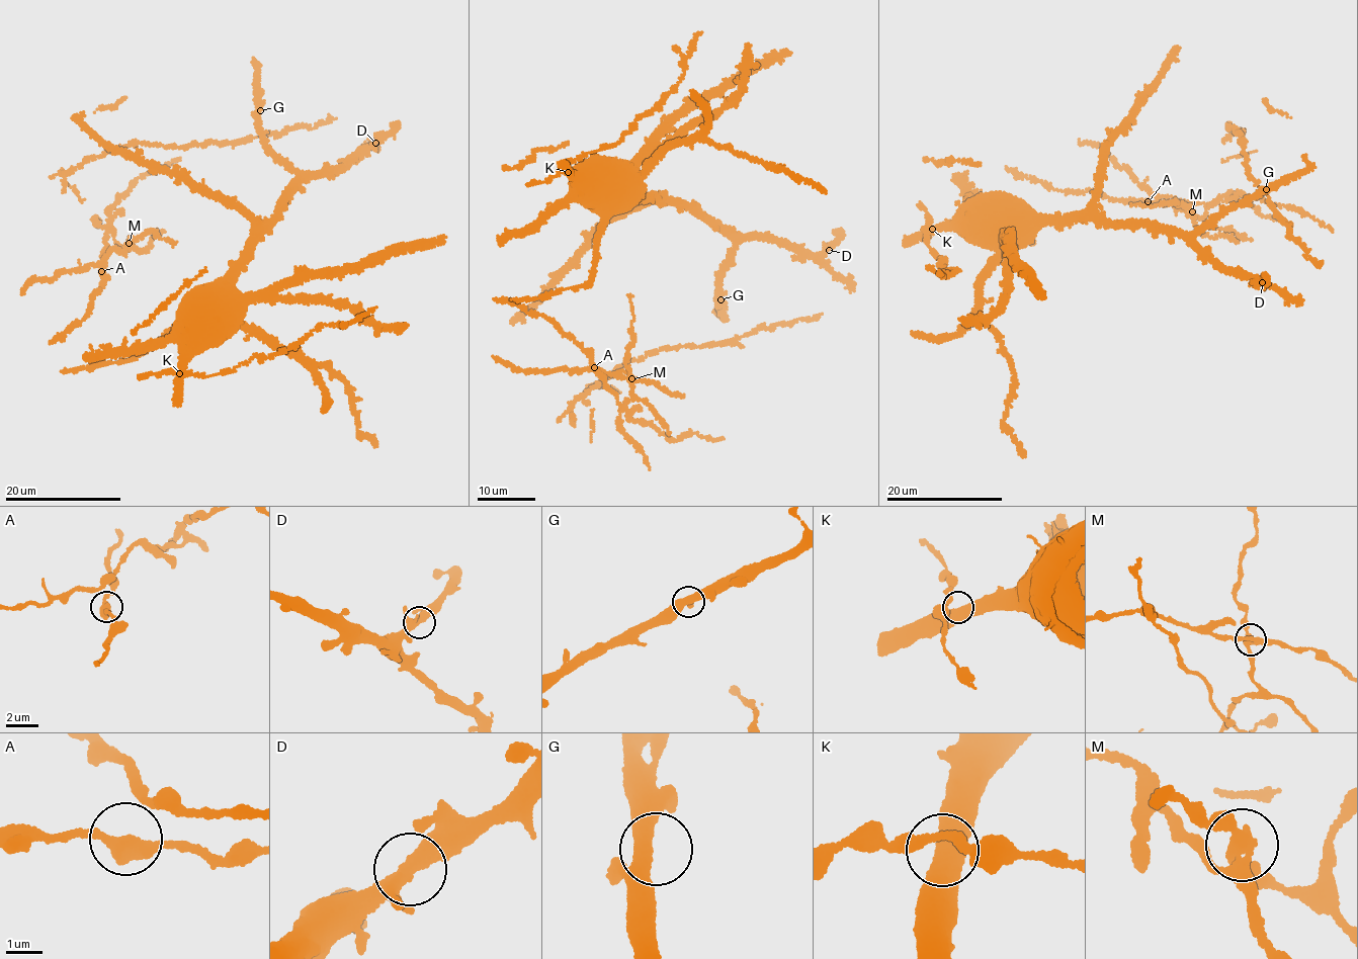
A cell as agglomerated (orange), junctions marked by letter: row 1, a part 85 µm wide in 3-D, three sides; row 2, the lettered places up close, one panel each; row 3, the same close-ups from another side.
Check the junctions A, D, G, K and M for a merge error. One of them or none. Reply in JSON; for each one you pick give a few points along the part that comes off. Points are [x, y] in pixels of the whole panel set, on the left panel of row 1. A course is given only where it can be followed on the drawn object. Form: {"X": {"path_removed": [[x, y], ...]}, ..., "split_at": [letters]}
{"split_at": ["M"]}

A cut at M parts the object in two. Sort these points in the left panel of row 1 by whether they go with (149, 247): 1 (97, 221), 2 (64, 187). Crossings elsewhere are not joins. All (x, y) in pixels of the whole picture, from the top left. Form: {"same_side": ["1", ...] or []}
{"same_side": []}

